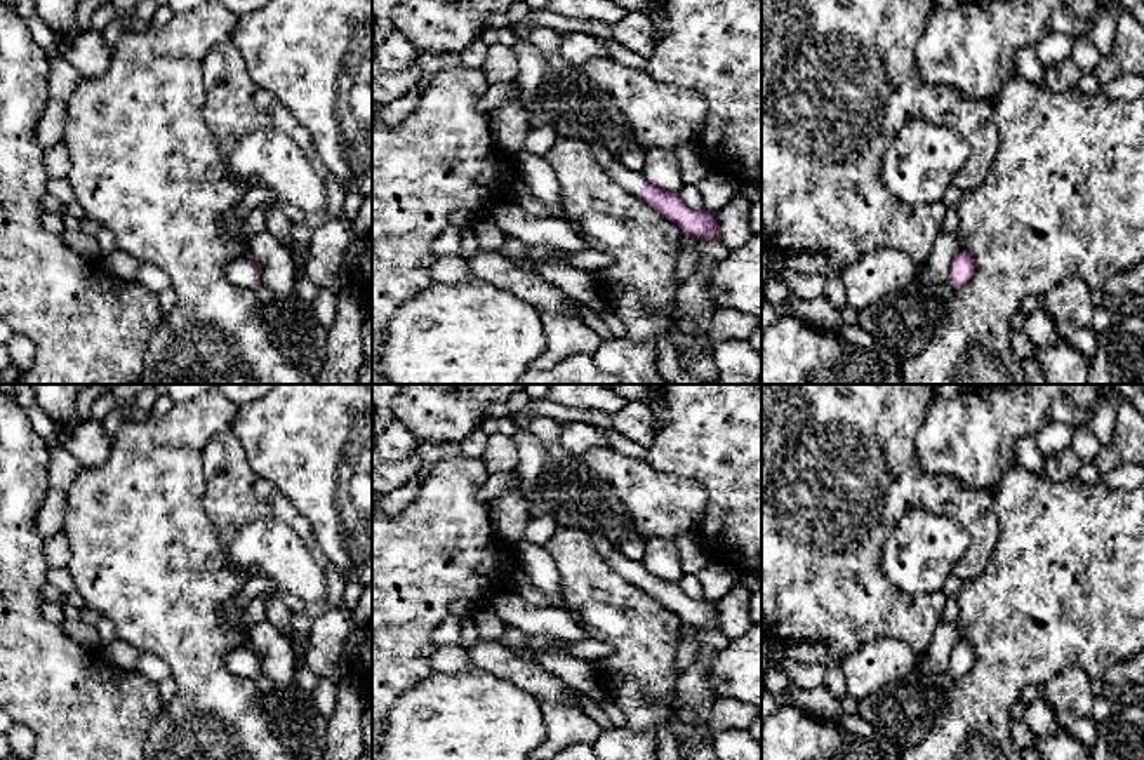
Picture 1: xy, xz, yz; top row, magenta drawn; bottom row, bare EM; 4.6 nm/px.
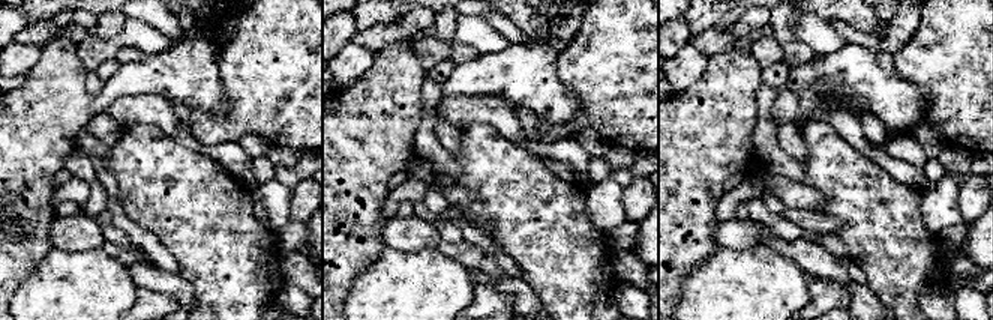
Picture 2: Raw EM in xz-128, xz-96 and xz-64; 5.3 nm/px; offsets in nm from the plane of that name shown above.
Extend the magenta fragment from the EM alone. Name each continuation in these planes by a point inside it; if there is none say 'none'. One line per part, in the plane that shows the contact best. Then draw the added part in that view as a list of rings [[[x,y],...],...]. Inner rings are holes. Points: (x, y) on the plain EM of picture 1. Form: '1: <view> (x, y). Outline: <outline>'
1: xy (239, 661). Outline: [[[245,647],[231,650],[224,659],[226,668],[242,678],[257,678],[261,675],[259,664],[250,657]]]

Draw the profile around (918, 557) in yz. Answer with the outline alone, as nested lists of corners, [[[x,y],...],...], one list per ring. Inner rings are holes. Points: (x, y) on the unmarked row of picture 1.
[[[915,508],[901,517],[885,541],[881,570],[906,595],[935,595],[968,546],[970,537],[956,522]]]

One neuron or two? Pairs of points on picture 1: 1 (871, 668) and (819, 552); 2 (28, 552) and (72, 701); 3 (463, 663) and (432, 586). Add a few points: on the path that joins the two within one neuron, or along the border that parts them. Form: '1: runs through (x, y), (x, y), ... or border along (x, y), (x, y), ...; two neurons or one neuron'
1: border along (903, 640), (868, 640), (838, 666); two neurons
2: runs through (25, 588), (25, 654), (35, 665); one neuron
3: border along (437, 647), (432, 658), (432, 672); two neurons

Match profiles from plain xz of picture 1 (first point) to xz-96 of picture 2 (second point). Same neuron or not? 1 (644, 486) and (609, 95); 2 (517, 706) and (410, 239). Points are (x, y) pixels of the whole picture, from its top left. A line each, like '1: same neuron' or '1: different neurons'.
1: different neurons
2: different neurons

